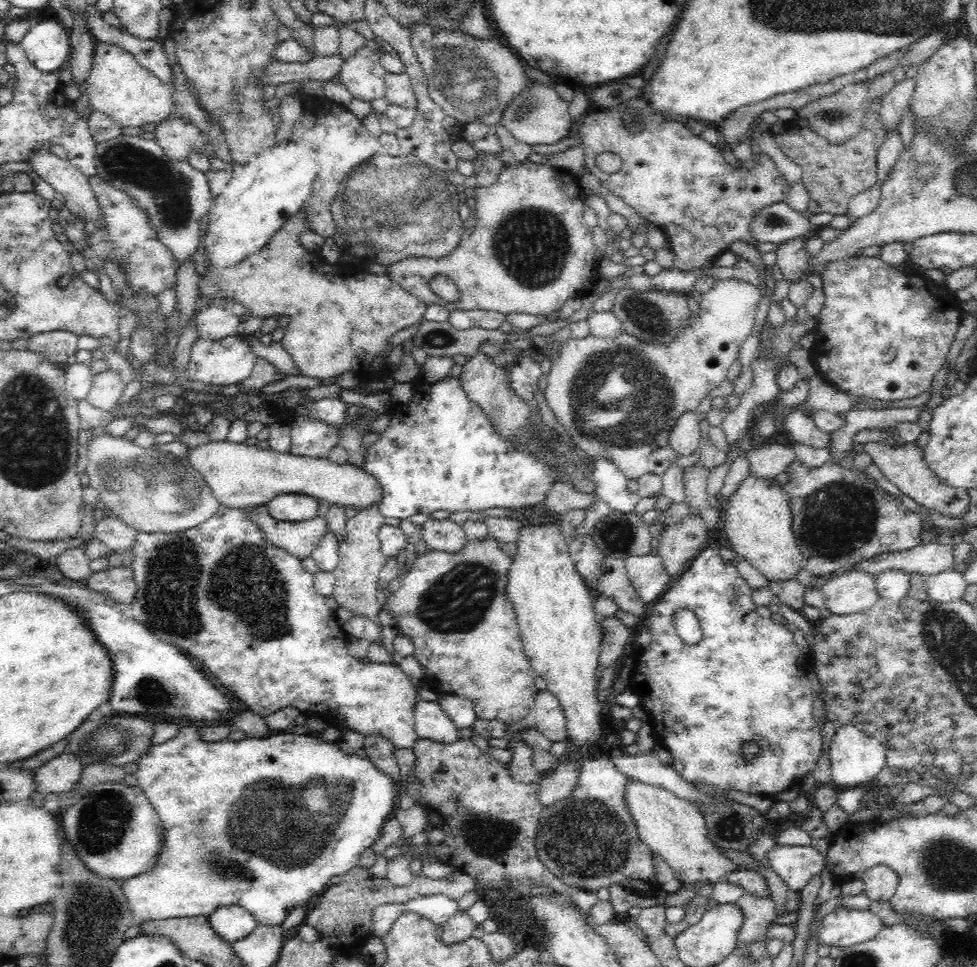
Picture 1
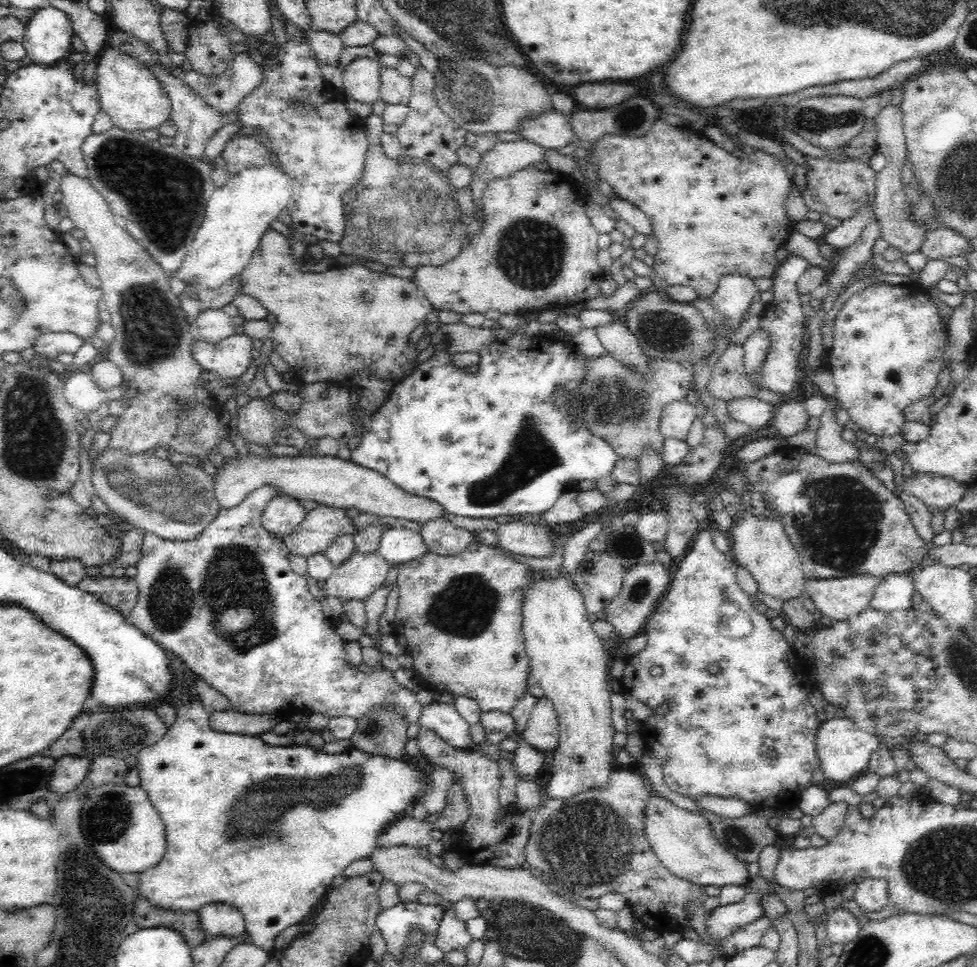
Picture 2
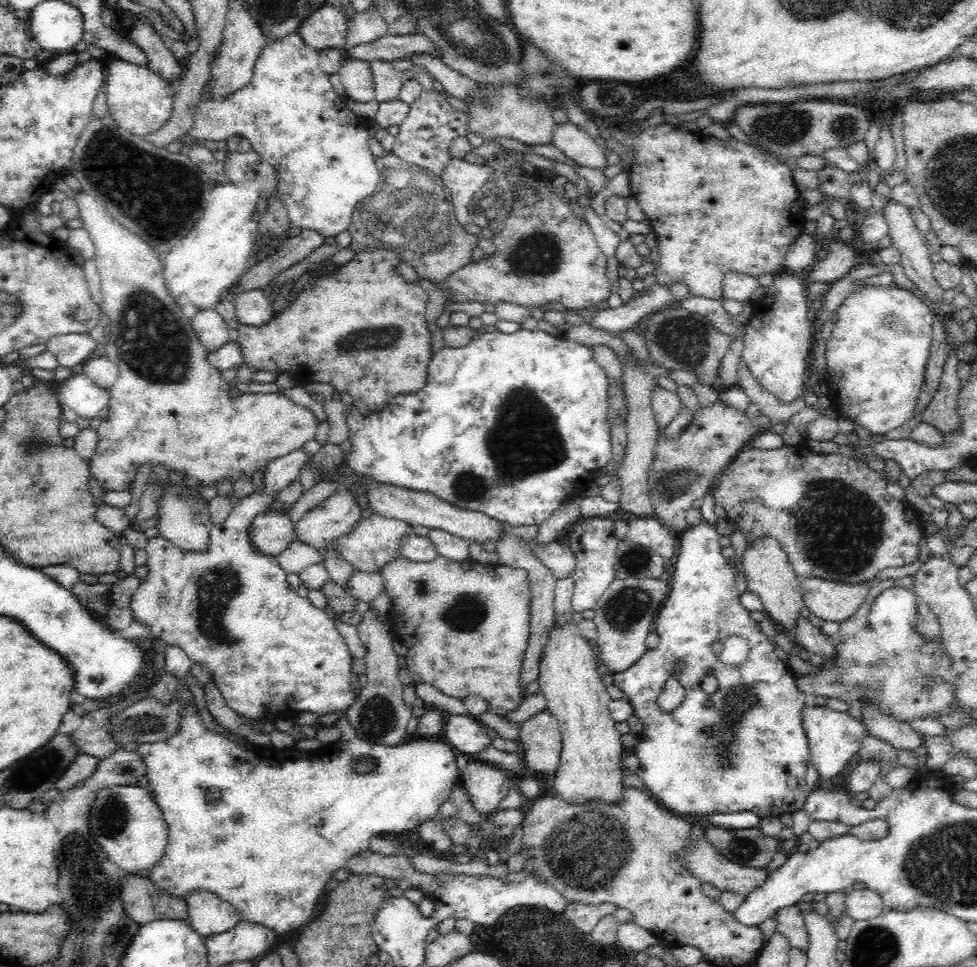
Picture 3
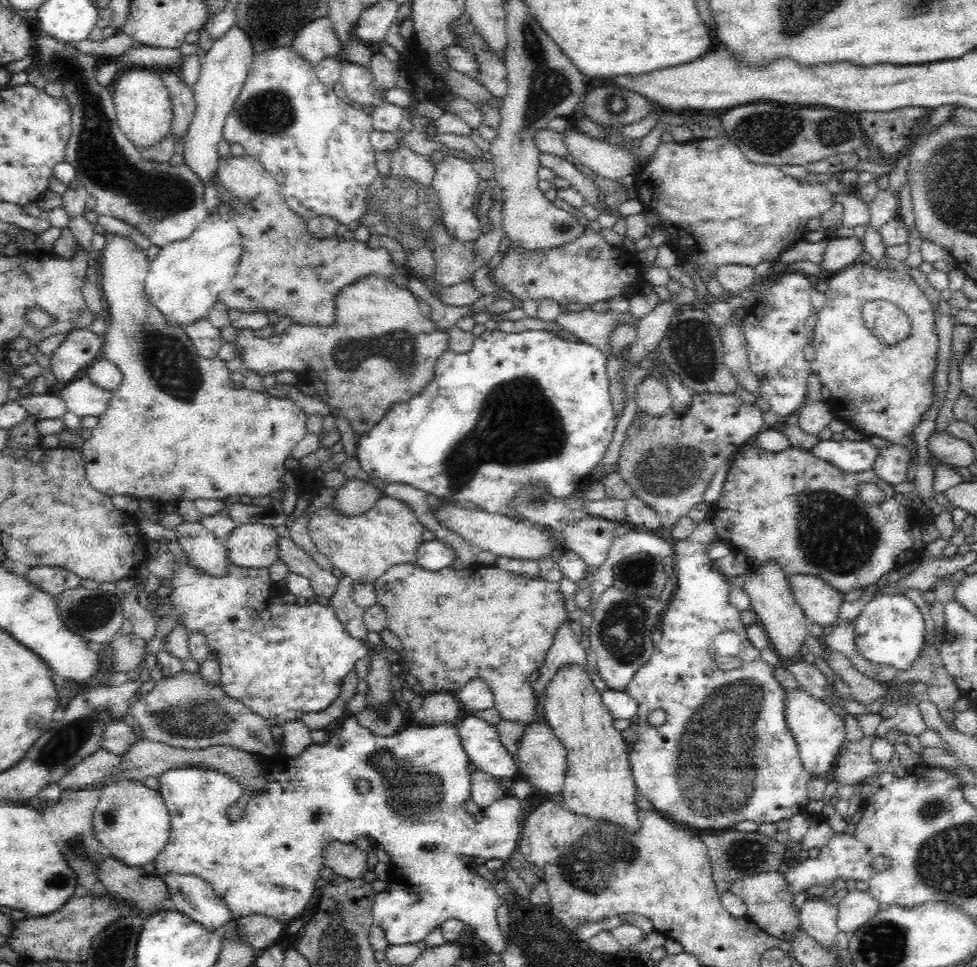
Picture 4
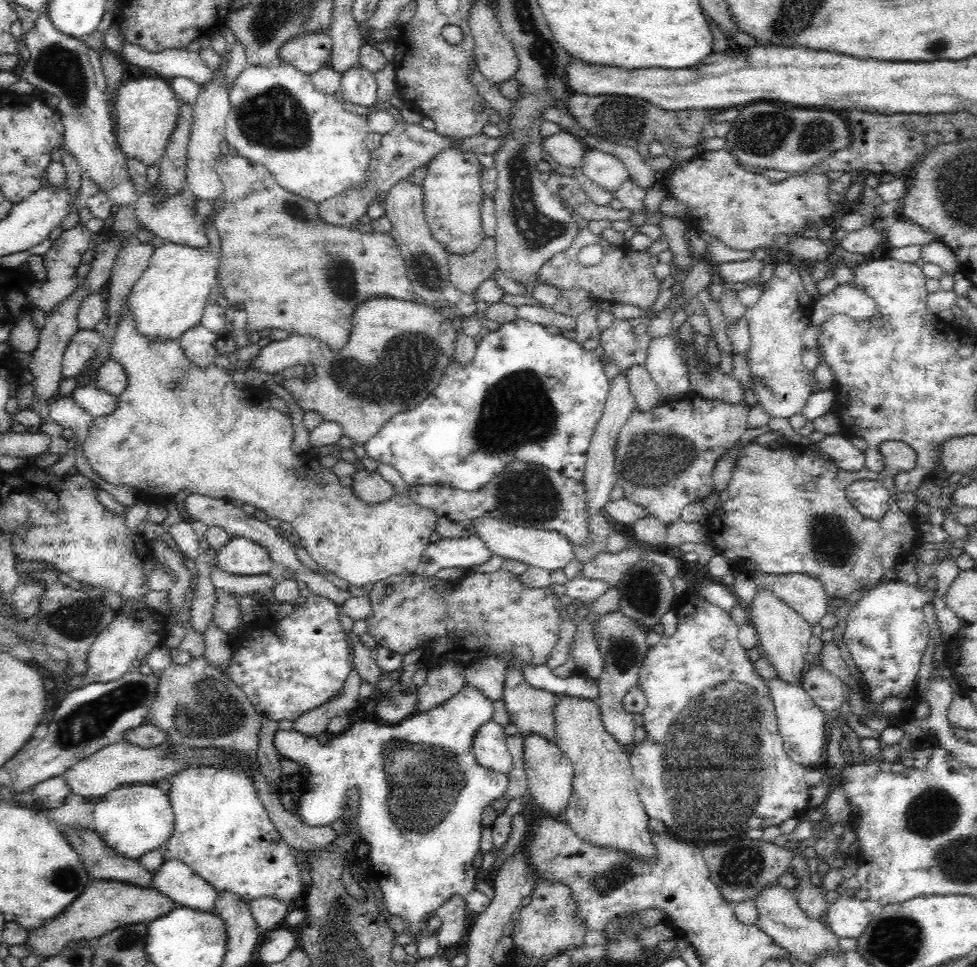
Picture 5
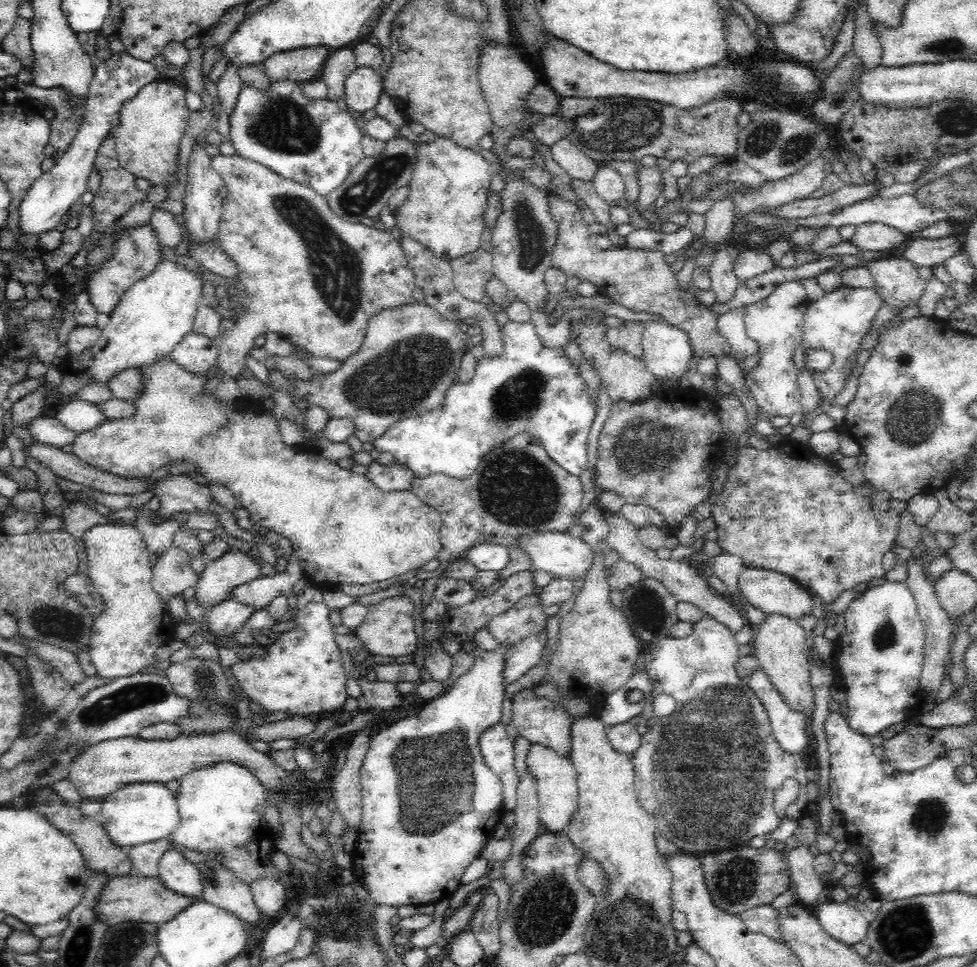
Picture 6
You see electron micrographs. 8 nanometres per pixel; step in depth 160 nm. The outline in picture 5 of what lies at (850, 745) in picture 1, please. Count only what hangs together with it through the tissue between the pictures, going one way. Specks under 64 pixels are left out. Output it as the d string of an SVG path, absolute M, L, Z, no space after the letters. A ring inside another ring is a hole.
M780 678L767 682L772 699L774 700L775 712L777 717L777 728L784 742L784 749L794 763L803 765L808 770L816 769L818 764L821 770L822 760L824 760L824 746L829 743L830 717L825 716L824 712L816 706L810 699L808 693L800 686L800 684L790 684Z

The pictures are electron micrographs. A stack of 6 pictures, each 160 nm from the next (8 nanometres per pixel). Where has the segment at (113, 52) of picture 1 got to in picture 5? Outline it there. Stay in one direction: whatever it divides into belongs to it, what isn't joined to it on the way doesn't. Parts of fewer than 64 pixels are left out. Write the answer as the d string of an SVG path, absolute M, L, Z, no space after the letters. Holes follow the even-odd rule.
M139 77L127 80L112 100L117 141L127 158L137 158L152 166L158 163L178 120L178 102L170 82L164 78Z

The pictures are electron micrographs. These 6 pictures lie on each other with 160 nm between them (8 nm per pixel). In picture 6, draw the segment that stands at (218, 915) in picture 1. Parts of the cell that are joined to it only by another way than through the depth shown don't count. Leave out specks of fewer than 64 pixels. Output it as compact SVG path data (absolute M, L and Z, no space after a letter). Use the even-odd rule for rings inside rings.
M168 850L159 862L158 880L166 889L185 897L203 900L201 872L175 850Z

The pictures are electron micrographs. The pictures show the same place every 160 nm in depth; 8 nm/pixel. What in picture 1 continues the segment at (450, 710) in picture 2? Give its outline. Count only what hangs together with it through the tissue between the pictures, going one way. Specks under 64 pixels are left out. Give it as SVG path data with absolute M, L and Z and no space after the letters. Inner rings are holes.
M417 697L413 718L418 739L453 744L458 741L458 728L446 717L437 702L426 702Z

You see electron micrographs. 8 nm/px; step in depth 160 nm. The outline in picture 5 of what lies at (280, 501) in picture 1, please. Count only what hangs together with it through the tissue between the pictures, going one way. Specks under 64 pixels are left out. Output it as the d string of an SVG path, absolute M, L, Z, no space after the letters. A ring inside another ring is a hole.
M231 536L217 552L217 566L240 576L268 575L273 560L269 552L245 536Z

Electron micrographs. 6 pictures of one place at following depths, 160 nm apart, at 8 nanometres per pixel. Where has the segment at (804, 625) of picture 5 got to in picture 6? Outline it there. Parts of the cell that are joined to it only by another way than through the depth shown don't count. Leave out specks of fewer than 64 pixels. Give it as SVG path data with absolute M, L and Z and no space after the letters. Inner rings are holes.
M778 613L765 615L760 624L754 626L752 638L753 655L758 658L763 671L773 682L776 690L780 691L782 699L794 711L812 716L814 711L814 694L809 683L810 649L806 645L806 630L797 619L782 616Z

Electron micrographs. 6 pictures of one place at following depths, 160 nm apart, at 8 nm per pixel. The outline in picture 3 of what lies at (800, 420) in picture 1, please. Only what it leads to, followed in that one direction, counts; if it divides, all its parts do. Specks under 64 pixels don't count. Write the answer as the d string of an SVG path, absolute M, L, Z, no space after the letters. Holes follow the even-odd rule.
M743 362L740 364L738 373L740 379L737 384L750 397L752 403L758 404L761 414L768 417L770 431L782 434L792 416L806 407L803 397L798 397L790 403L780 402L771 392L756 382L756 378Z

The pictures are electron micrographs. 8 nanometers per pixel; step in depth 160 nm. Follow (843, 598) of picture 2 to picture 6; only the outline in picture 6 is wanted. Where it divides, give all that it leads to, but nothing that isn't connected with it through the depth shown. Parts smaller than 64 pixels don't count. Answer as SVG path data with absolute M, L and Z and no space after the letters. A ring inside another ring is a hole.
M757 568L745 569L738 579L739 592L753 607L765 615L778 613L790 618L802 618L813 614L813 595L791 576Z

